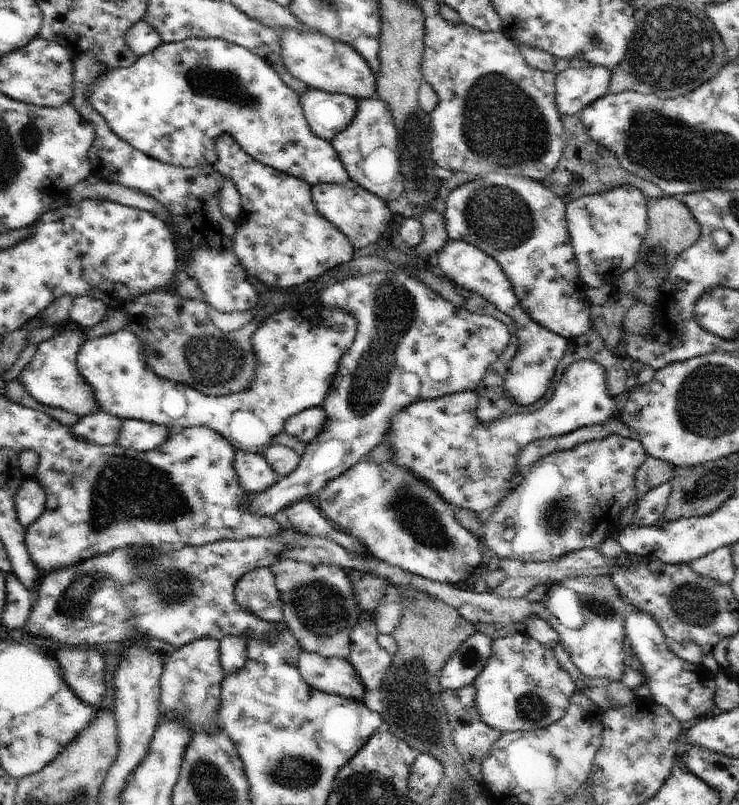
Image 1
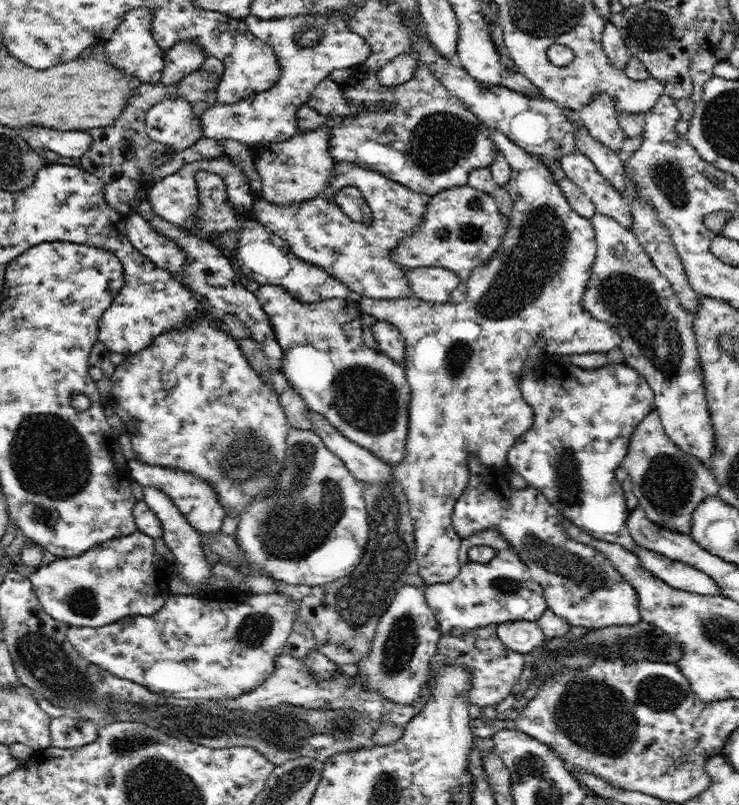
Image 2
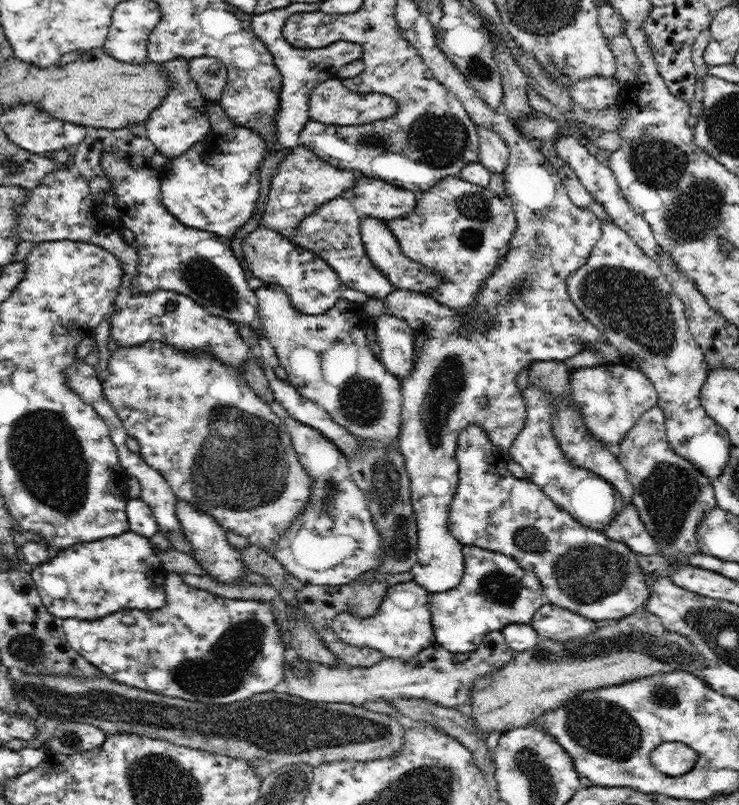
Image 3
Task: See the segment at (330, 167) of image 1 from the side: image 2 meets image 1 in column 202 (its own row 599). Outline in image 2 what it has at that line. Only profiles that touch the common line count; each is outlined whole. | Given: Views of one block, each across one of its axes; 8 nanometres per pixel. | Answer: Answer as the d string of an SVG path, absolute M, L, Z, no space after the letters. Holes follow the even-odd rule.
M136 529L128 536L106 540L97 547L88 548L80 556L58 558L47 566L40 566L29 575L29 579L46 614L54 620L59 620L69 626L98 628L118 622L126 616L152 616L158 612L171 594L167 585L172 576L169 567L170 564L156 552L153 538Z

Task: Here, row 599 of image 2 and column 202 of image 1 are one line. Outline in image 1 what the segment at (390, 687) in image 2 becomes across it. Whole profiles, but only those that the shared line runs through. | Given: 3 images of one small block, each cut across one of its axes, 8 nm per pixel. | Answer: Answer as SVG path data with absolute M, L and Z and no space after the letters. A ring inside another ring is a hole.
M320 301L280 309L252 335L256 370L250 388L224 396L202 394L192 386L152 372L144 360L142 342L126 328L82 344L77 366L80 376L94 388L92 393L100 411L118 418L164 425L171 431L207 426L221 434L236 451L263 455L274 438L284 432L288 418L323 406L340 359L352 346L357 328L354 314Z

